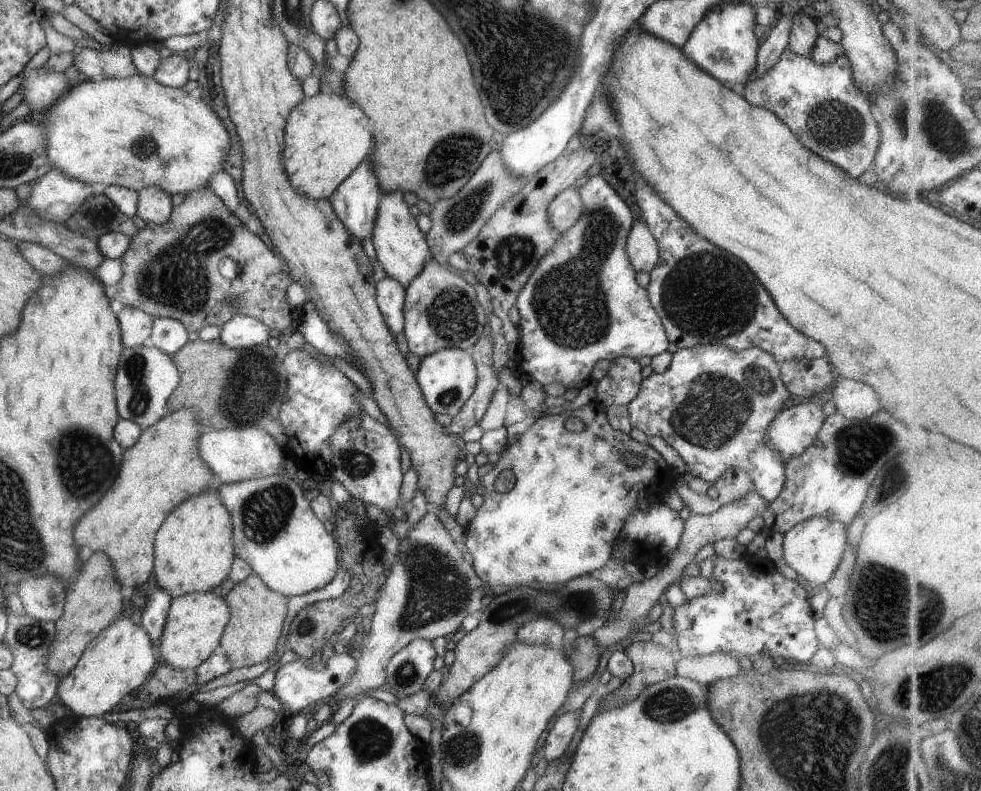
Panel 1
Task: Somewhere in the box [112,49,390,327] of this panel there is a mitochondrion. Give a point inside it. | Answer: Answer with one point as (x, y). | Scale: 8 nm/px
(164, 277)

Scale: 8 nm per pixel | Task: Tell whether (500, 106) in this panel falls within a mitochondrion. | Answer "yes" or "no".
yes

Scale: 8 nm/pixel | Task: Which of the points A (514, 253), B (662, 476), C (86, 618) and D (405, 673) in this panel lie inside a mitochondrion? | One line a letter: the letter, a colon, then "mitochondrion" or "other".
A: mitochondrion
B: other
C: other
D: mitochondrion

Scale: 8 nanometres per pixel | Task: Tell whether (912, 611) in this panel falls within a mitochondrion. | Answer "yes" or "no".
yes

